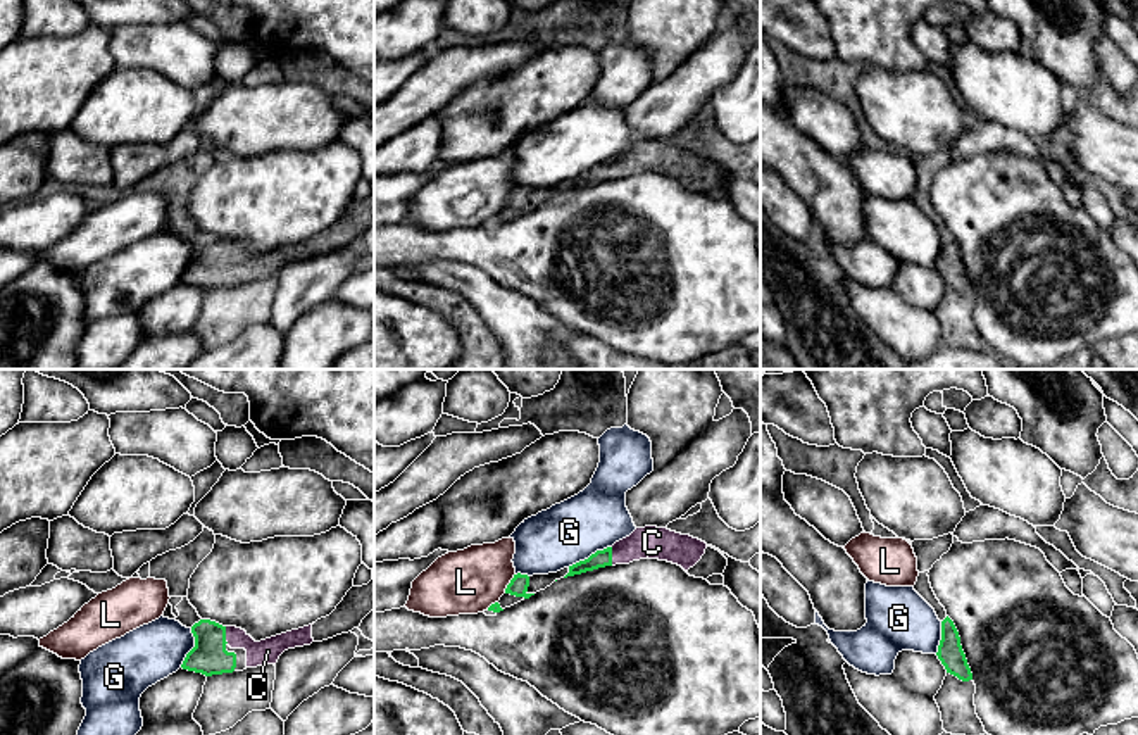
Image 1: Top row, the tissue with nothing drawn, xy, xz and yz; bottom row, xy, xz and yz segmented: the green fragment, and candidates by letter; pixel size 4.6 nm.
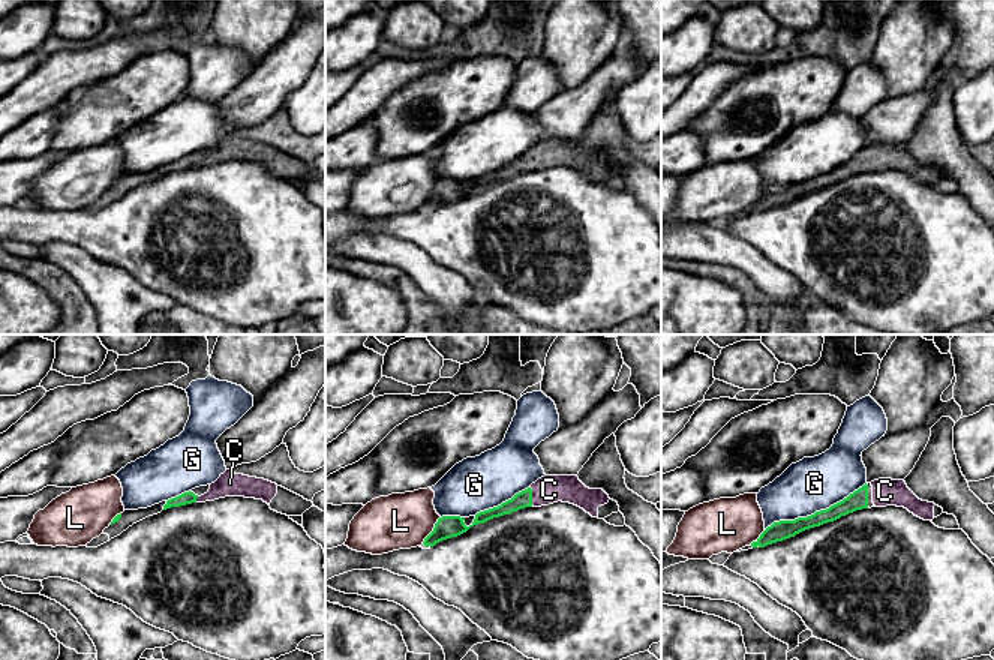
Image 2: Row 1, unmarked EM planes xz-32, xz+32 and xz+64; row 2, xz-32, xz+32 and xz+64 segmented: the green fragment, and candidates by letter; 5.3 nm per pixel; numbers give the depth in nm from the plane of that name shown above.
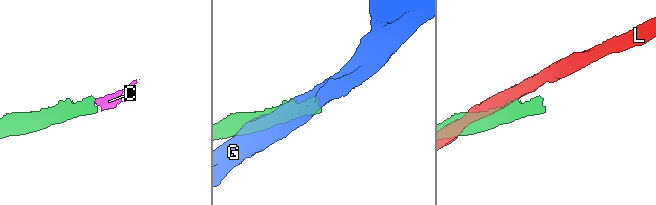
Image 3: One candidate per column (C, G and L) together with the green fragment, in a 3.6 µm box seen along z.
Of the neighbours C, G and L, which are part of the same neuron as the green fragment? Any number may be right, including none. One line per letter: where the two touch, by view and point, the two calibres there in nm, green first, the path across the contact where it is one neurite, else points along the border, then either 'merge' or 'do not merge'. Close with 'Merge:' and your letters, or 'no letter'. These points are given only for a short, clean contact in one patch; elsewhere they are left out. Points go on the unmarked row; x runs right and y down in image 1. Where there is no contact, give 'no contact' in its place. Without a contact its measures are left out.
C: contact xz (611, 169); calibres 80 and 150 nm; way xz (600, 171), (611, 169), (644, 156), (652, 156); merge
G: contact xz (590, 169); calibres 80 and 280 nm; do not merge
L: contact xz (509, 197); calibres 90 and 300 nm; do not merge
Merge: C

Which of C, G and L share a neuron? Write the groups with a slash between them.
C / G / L

